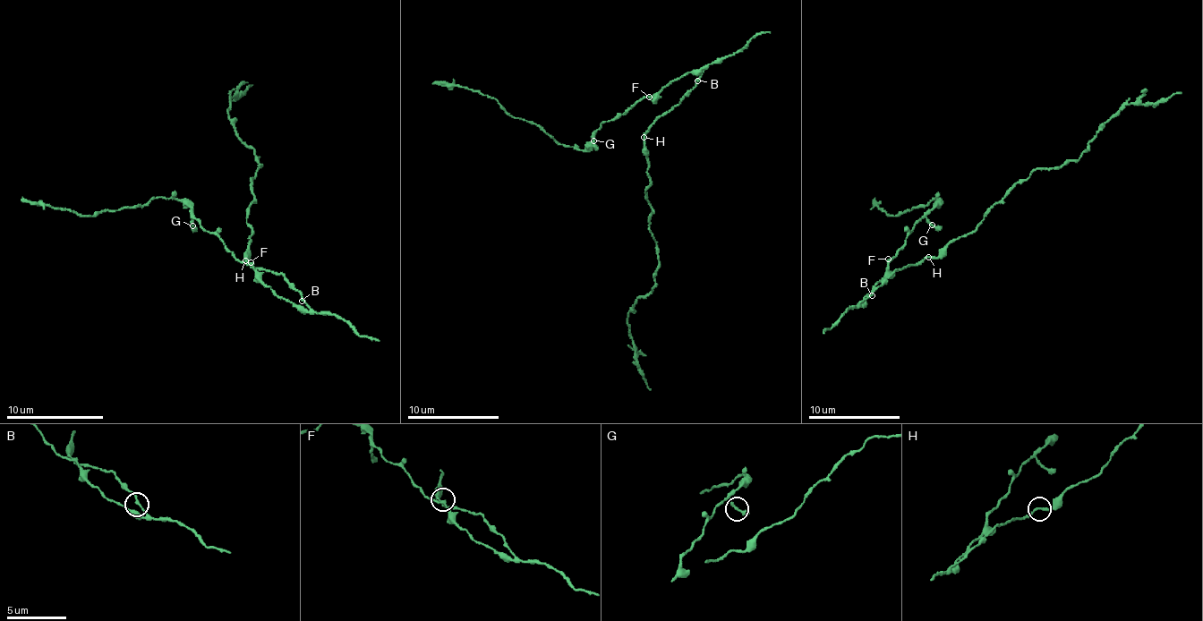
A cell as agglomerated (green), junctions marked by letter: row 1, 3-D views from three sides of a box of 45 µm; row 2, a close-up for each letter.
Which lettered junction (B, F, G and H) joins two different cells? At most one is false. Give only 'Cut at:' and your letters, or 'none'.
Cut at: H

